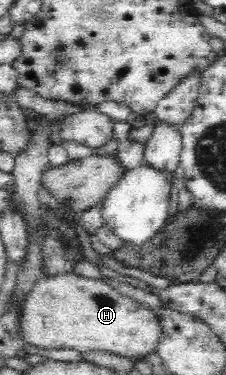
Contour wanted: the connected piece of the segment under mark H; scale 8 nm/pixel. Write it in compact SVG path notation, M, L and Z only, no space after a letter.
M76 273L48 276L48 278L44 276L38 278L36 286L26 299L20 320L20 331L26 342L39 349L76 349L81 353L97 350L136 359L156 353L160 340L164 338L163 323L155 311L134 297L122 295L108 282L84 278Z

